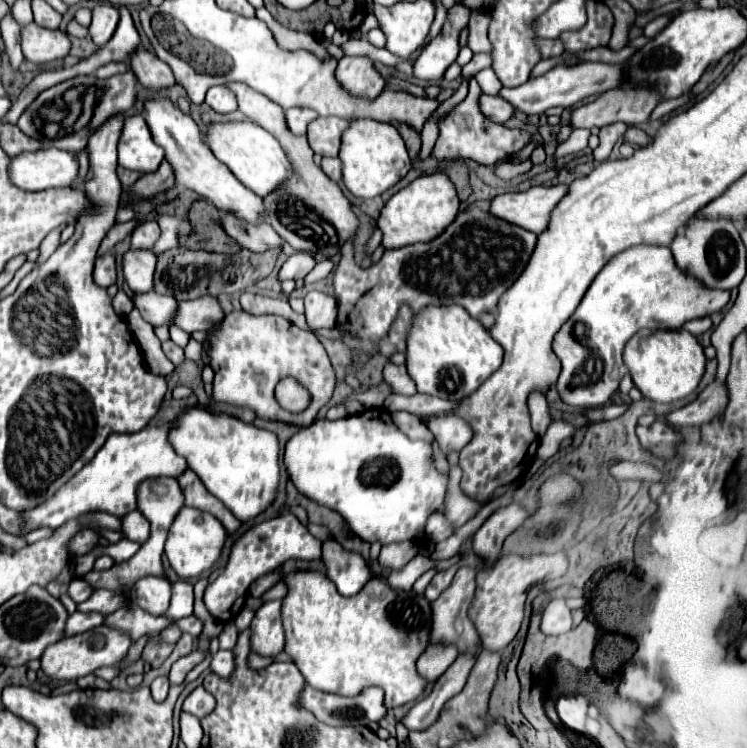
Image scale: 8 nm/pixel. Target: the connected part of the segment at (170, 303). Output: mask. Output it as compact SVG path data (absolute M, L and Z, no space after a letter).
M148 291L144 295L134 293L132 301L140 315L152 325L168 325L178 307L176 299L170 299L168 295L160 295L156 291Z

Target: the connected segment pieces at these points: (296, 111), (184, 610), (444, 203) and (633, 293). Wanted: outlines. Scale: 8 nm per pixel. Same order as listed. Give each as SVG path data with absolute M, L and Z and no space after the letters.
M292 107L286 111L286 123L294 135L304 135L308 129L308 123L314 121L318 115L316 111L308 107Z
M180 579L172 585L172 603L166 611L166 617L170 619L182 619L192 615L194 610L194 591L192 583L186 579Z
M442 173L422 175L414 179L406 189L394 193L378 217L378 229L382 231L382 247L384 249L398 249L410 243L426 243L428 239L436 239L444 227L456 219L460 207L460 199L456 195L454 185Z
M630 247L628 251L622 251L620 255L612 257L592 281L580 307L554 337L554 353L562 359L562 373L556 383L562 401L584 409L604 405L618 389L620 379L628 373L622 361L622 351L634 333L646 327L680 329L686 321L700 319L714 311L720 311L728 301L730 291L708 291L708 287L700 287L700 283L696 283L692 275L684 275L684 271L676 267L676 261L672 259L668 247Z

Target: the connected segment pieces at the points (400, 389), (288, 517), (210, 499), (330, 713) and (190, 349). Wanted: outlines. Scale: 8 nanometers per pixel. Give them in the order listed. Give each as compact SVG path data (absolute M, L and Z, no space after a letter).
M388 361L384 365L384 379L386 379L386 383L390 383L394 393L400 393L400 395L414 395L416 393L416 387L412 385L414 381L408 377L404 365L394 365Z
M284 513L270 521L252 525L232 543L226 567L204 591L204 605L214 619L226 623L242 609L246 591L254 579L272 571L274 567L278 567L288 559L312 561L312 559L320 559L320 553L322 553L322 543L316 537L312 537L310 531L292 513Z
M184 471L184 475L180 475L180 479L176 479L180 483L180 489L184 491L184 501L190 507L196 507L200 511L212 513L228 533L236 533L236 529L240 527L240 521L214 497L206 491L206 487L202 485L202 481L198 479L198 475L194 471Z
M306 685L300 701L308 711L328 725L378 723L388 713L388 707L384 707L384 691L380 691L380 687L368 687L368 691L362 691L360 695L342 697Z
M190 337L188 345L184 347L184 355L186 355L186 359L192 359L192 361L196 361L198 365L202 365L202 361L200 361L200 351L202 351L200 343L198 343L198 341L194 341L194 339Z

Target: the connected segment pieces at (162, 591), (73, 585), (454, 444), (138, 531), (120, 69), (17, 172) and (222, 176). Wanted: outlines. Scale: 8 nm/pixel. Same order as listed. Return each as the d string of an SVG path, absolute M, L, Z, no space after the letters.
M144 577L130 589L130 599L150 615L164 615L170 603L170 583L162 577Z
M72 579L70 585L68 585L68 595L72 597L72 601L82 603L92 595L92 587L82 579Z
M460 417L432 419L428 421L428 429L434 433L444 455L448 455L450 451L460 451L472 439L470 425Z
M132 511L128 515L124 515L122 521L122 533L126 539L132 539L136 543L144 543L150 535L150 523L144 519L144 515L140 511Z
M106 63L104 67L96 69L96 75L102 77L102 79L106 79L106 77L112 77L112 75L124 73L124 71L128 71L128 67L124 63Z
M62 149L28 151L10 157L8 173L12 183L24 191L44 191L52 187L70 187L78 175L78 161Z
M158 95L154 99L146 99L144 101L144 119L150 127L152 139L166 151L166 161L172 163L172 171L178 179L176 185L198 193L200 197L208 199L222 211L234 211L236 217L246 219L250 223L256 223L258 217L264 215L262 199L258 195L254 195L250 189L242 187L242 183L234 175L230 175L228 167L224 163L220 163L214 157L214 153L210 151L210 147L206 145L194 119L188 113L182 113L168 97Z

